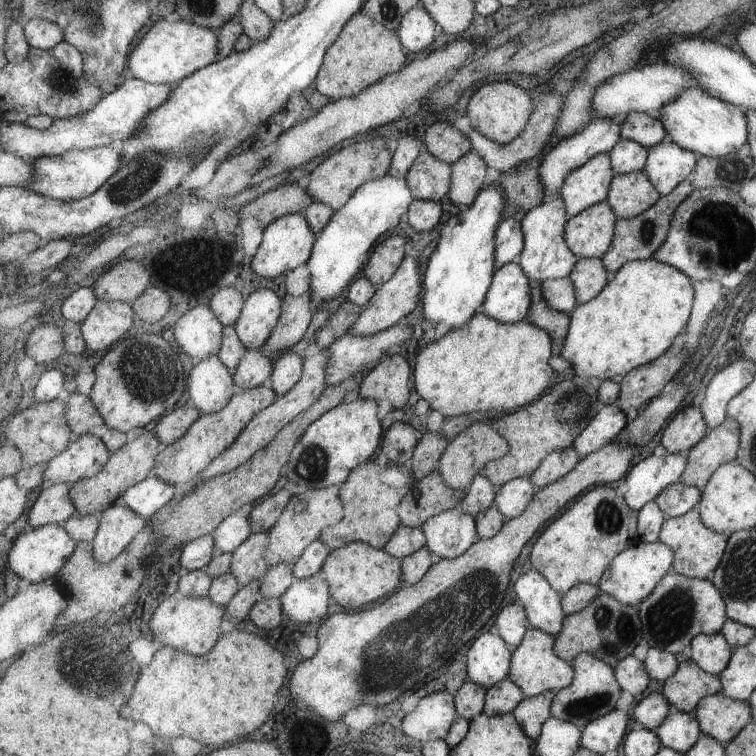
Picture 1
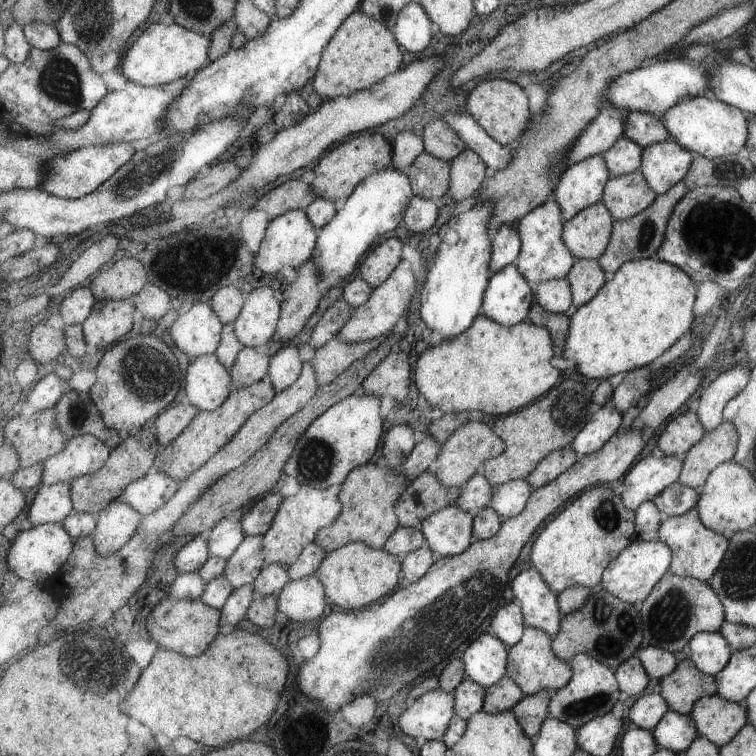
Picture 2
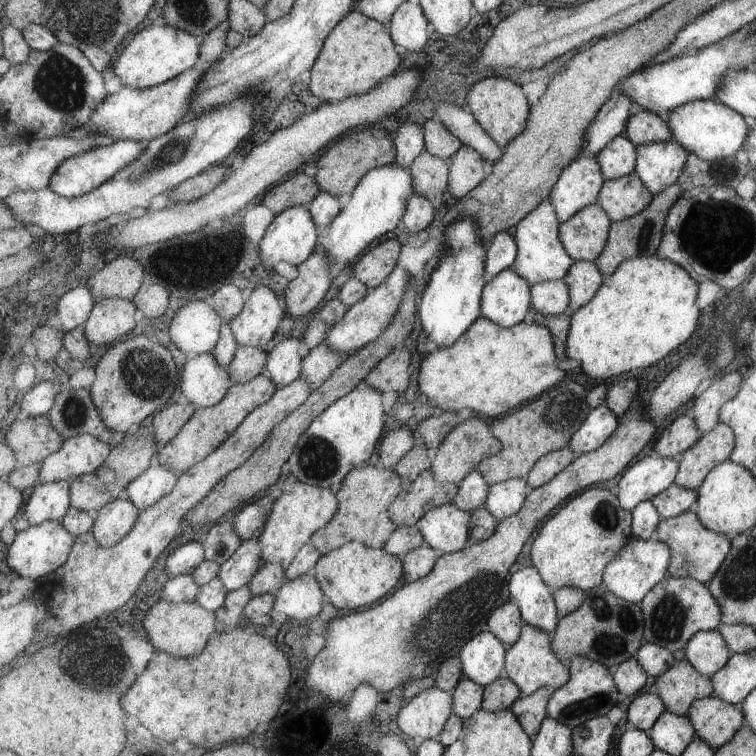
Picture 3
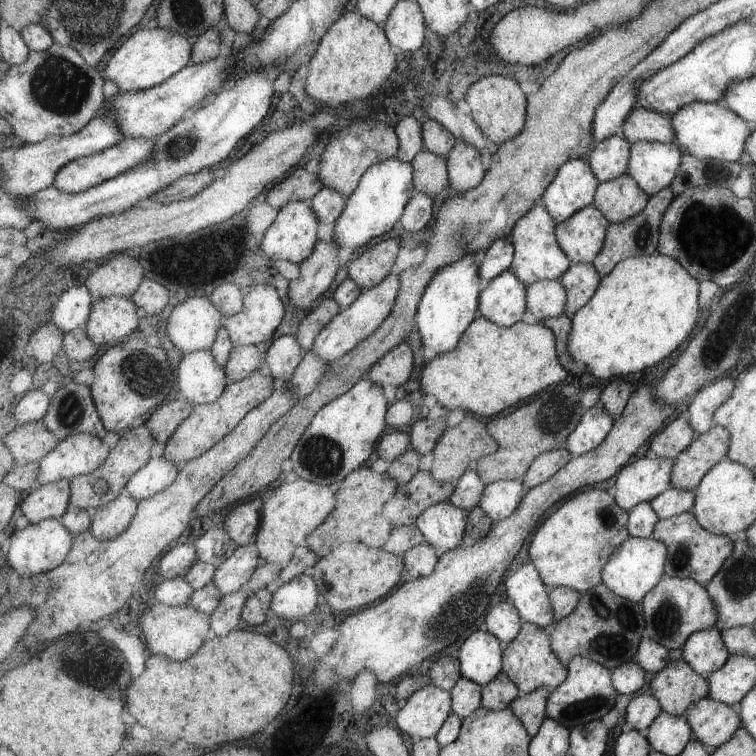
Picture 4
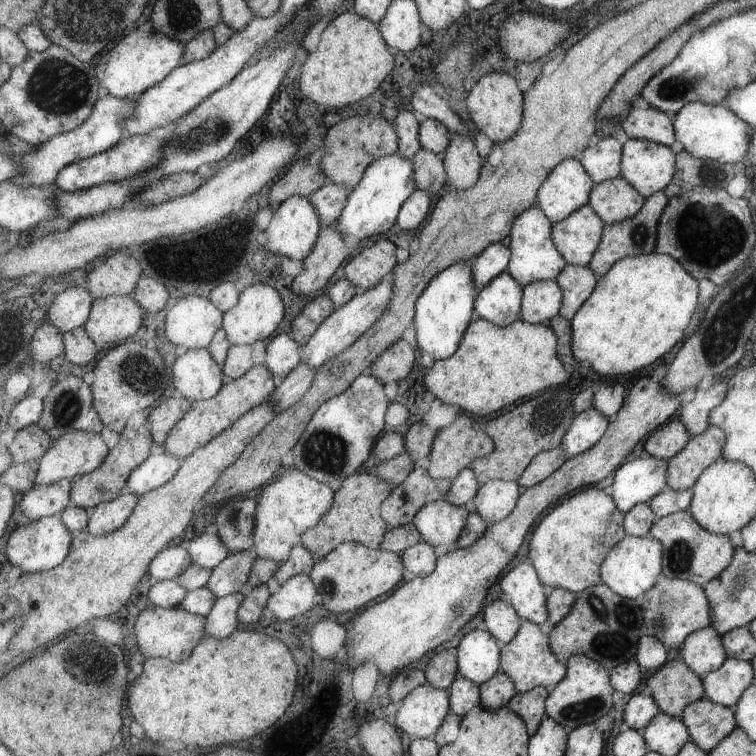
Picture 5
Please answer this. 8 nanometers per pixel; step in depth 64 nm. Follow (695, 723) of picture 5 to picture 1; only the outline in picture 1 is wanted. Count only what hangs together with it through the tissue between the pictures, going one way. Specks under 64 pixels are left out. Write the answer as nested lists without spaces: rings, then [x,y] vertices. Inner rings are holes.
[[[722,693],[703,698],[697,714],[702,732],[727,744],[754,720],[754,710],[749,702],[729,698]]]

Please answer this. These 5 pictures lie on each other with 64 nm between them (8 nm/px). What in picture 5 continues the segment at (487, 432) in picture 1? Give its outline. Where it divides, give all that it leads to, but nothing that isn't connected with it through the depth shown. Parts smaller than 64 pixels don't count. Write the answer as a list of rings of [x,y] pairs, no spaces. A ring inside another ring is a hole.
[[[461,415],[451,427],[440,430],[440,434],[429,456],[429,475],[433,479],[448,479],[453,482],[462,470],[473,468],[474,462],[478,458],[493,453],[495,449],[495,441],[490,434],[487,434],[486,429],[481,428],[481,424],[473,416]]]

